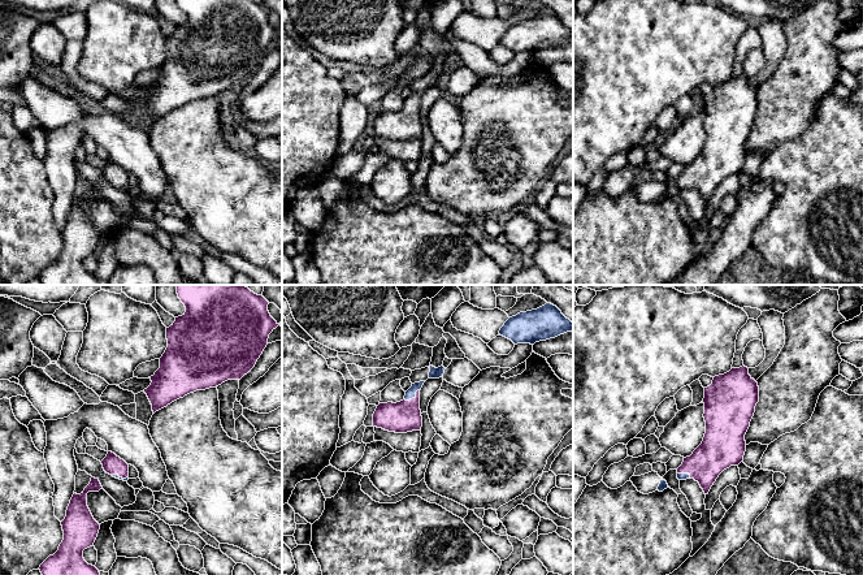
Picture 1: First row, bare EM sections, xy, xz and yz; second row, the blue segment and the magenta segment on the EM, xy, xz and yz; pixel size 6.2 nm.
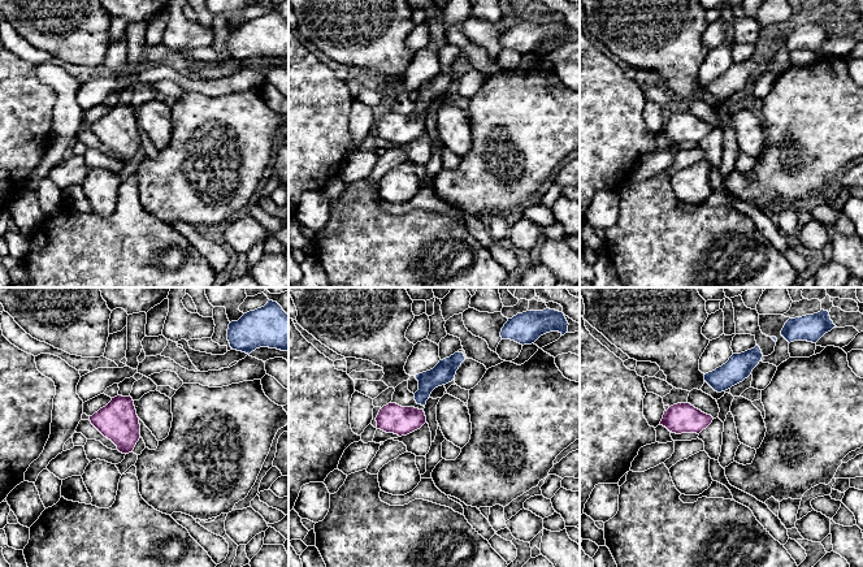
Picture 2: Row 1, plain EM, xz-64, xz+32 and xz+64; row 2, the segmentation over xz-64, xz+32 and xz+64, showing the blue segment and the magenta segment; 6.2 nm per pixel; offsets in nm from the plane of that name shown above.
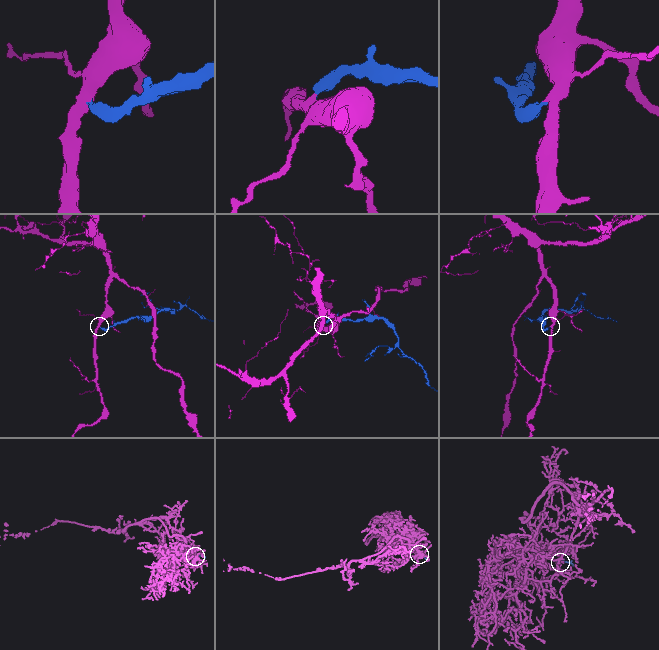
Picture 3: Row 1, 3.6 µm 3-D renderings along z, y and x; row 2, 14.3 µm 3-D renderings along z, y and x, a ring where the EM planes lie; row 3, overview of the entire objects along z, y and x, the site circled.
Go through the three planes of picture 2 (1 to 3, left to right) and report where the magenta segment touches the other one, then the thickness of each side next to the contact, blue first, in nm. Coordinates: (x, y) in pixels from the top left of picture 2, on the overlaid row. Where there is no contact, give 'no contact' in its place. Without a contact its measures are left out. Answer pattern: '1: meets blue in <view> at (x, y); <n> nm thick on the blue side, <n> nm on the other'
1: no contact
2: no contact
3: no contact

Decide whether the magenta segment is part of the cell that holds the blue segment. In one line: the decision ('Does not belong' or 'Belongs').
Belongs

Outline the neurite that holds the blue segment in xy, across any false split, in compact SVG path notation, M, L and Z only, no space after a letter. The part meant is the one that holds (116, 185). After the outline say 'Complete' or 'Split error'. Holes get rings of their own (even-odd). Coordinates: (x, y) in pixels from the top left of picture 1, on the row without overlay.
M108 160L107 165L101 169L101 173L104 180L113 186L123 190L129 189L129 173L114 161Z. Split error

